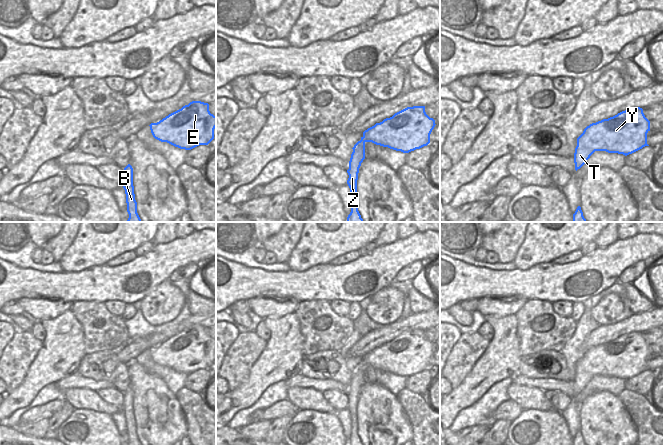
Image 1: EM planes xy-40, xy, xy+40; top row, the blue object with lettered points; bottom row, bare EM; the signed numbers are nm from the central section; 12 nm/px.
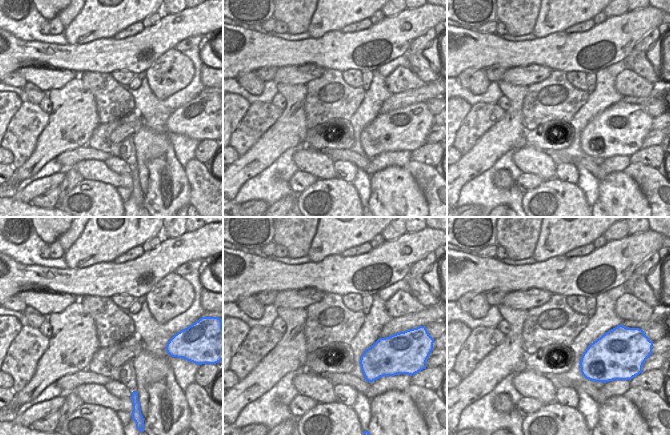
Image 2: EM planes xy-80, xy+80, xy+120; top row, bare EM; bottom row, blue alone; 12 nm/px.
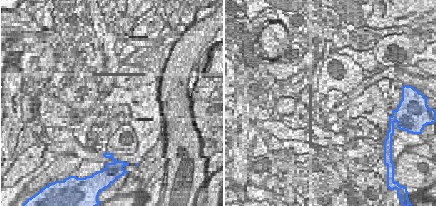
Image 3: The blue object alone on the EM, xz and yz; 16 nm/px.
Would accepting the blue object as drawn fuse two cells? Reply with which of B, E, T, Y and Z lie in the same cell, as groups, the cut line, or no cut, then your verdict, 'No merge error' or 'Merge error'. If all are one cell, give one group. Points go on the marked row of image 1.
Groups: B E T Y Z. No split. No merge error

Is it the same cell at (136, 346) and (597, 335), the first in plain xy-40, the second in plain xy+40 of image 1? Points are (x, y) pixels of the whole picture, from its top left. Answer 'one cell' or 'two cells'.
one cell

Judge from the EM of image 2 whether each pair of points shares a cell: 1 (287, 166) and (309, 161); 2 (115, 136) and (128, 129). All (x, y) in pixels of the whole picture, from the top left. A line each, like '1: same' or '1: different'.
1: different
2: same

